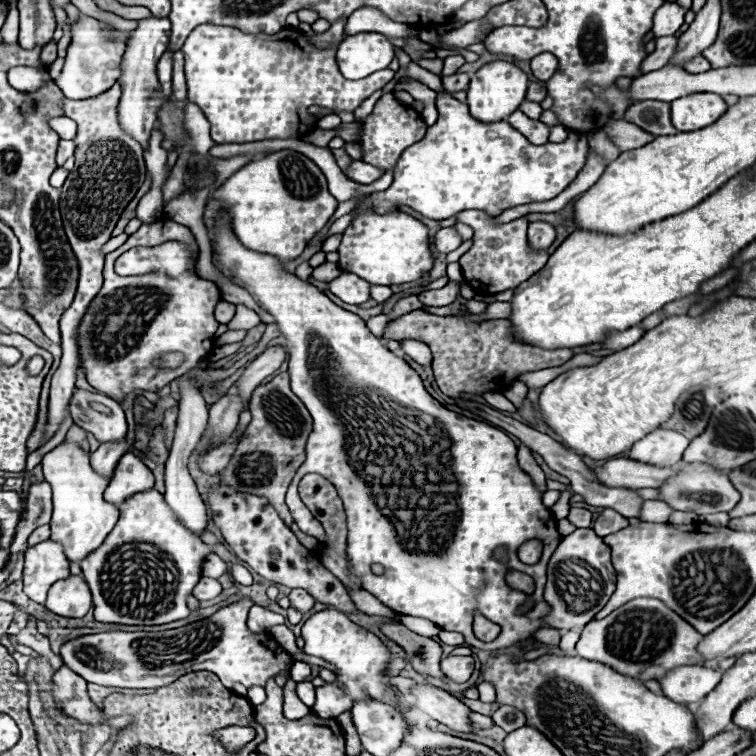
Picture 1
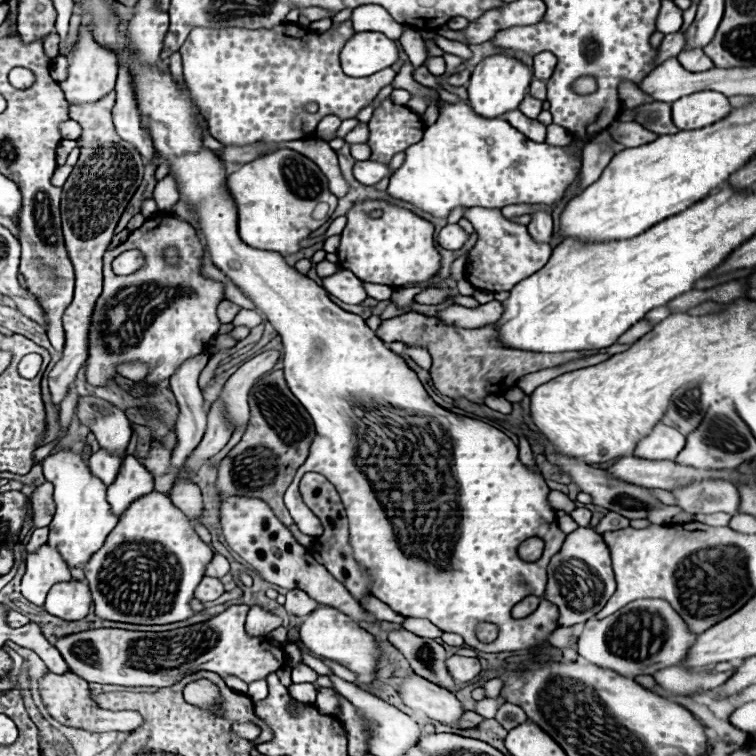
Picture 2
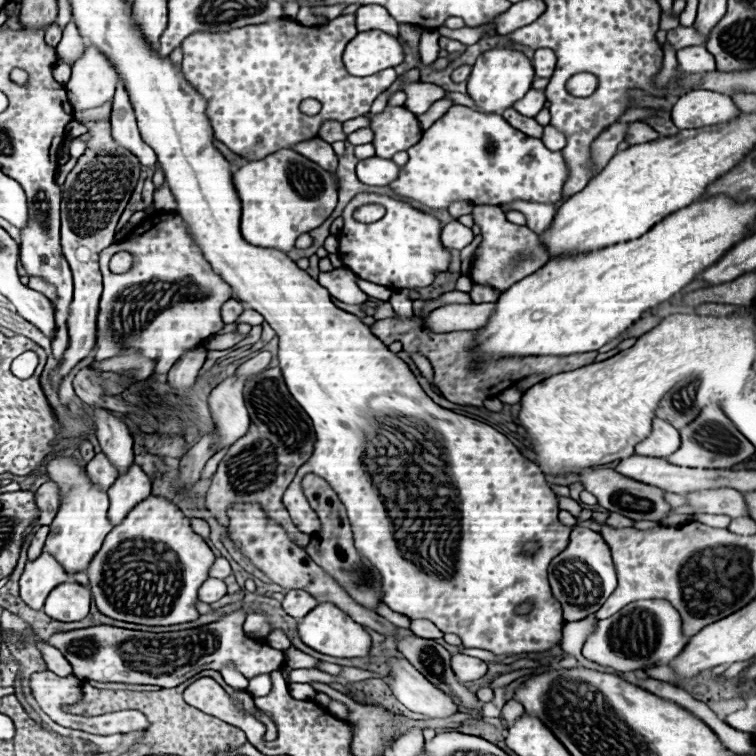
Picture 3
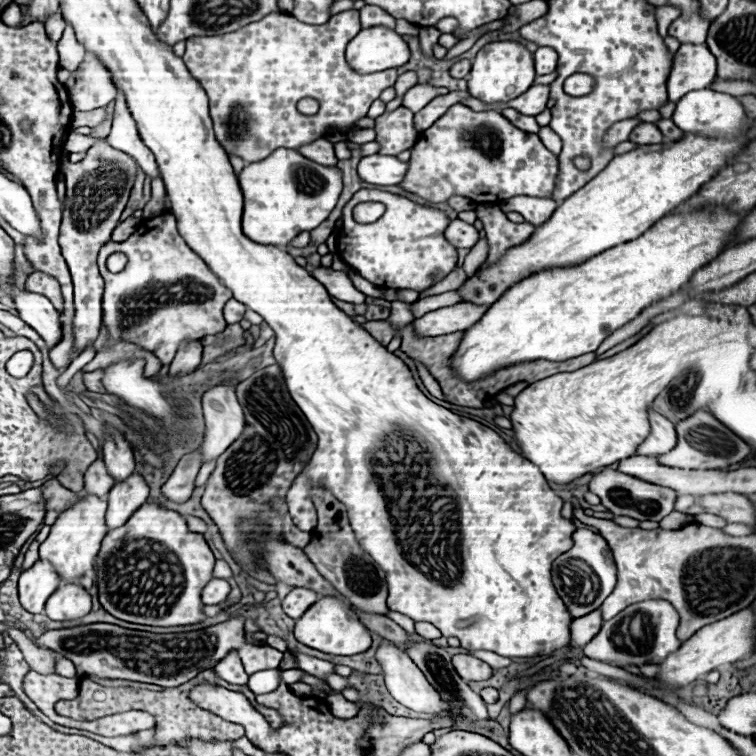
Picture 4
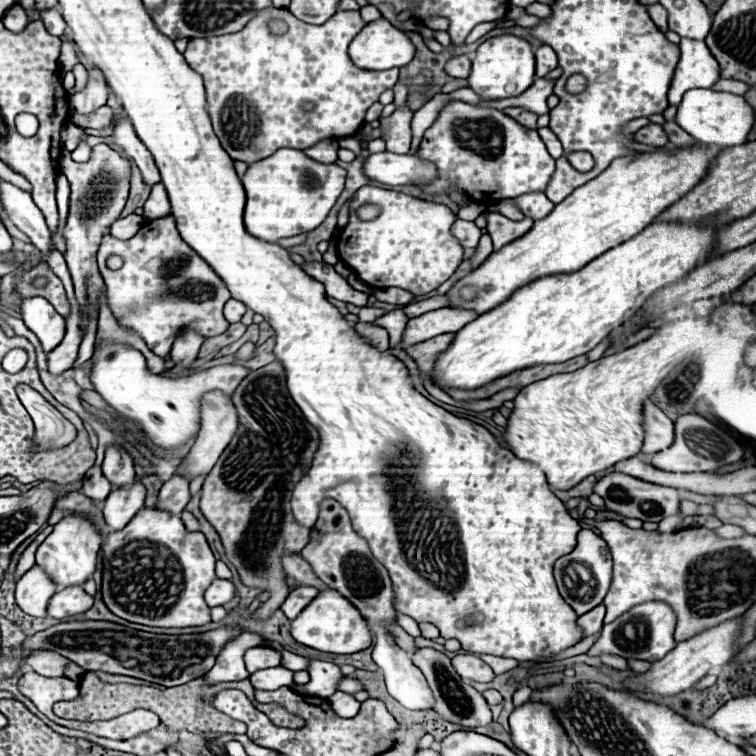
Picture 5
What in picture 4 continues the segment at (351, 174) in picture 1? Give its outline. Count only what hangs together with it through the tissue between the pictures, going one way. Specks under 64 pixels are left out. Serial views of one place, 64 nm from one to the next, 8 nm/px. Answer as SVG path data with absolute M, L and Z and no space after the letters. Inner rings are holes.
M372 154L364 156L358 164L358 174L364 182L376 186L396 186L404 180L410 162L402 162L396 156Z

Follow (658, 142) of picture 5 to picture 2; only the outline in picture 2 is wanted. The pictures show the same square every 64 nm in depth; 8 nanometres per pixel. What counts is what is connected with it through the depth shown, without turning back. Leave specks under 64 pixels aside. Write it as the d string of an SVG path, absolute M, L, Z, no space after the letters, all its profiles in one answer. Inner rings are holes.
M616 120L614 124L610 124L608 130L612 132L614 140L624 144L626 148L642 146L642 144L648 144L648 142L658 138L654 132L648 132L648 130L640 128L640 124L636 124L636 122L618 122Z

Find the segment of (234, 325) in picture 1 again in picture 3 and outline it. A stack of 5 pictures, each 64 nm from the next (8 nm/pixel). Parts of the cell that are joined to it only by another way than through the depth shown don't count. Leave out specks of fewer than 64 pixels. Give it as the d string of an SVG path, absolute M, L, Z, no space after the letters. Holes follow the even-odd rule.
M247 309L244 310L244 312L238 317L238 320L236 321L237 324L240 323L247 323L251 326L261 325L264 321L264 318L261 314L258 312Z

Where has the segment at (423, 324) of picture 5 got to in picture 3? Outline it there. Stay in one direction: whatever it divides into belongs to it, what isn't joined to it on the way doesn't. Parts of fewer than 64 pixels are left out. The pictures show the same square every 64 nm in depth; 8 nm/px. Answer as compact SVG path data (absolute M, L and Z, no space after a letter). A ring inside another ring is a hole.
M448 304L424 316L424 328L434 334L476 330L486 324L496 304Z

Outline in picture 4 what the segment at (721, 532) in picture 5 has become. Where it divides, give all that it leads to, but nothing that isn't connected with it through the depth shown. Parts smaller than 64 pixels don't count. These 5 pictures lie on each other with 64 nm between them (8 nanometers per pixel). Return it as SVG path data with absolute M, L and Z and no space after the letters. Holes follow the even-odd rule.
M726 524L722 528L722 532L726 532L728 536L748 536L748 534L752 534L752 528L744 526L744 524Z

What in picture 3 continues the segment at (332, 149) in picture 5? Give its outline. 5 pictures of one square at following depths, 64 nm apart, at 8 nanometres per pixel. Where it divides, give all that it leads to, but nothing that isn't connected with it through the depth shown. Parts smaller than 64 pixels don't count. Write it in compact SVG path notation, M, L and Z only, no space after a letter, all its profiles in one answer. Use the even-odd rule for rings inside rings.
M314 138L310 142L300 142L300 144L292 146L292 150L296 150L298 154L306 156L312 162L316 162L318 166L322 166L328 172L336 172L337 170L338 156L334 154L332 146L328 142L324 142L322 138Z

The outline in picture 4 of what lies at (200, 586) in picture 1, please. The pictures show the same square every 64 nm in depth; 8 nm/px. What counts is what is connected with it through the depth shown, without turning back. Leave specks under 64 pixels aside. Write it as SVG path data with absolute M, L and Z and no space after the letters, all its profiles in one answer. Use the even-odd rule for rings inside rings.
M212 578L206 588L202 590L202 602L204 604L220 604L228 598L230 594L230 584L222 578Z

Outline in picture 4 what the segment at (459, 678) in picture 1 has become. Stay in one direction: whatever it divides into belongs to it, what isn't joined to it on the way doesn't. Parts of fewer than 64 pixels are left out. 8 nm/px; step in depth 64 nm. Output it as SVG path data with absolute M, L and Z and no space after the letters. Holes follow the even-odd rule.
M456 654L456 656L452 656L452 664L454 664L456 672L464 680L478 682L478 680L488 680L492 676L492 668L486 662L478 660L478 658L470 656L470 654Z

